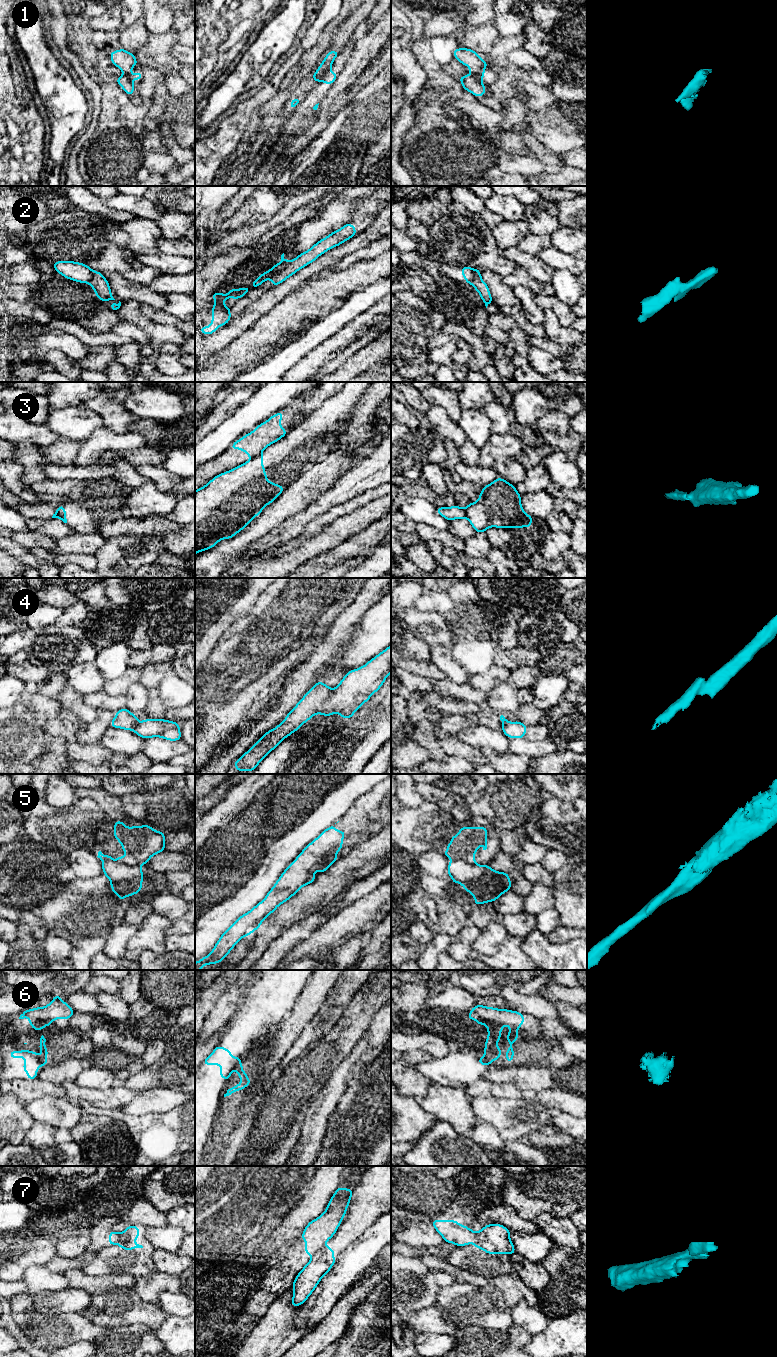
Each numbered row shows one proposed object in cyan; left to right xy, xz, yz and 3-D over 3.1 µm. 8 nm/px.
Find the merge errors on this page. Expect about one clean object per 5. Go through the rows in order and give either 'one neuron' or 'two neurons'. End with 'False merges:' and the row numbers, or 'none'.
1: two neurons
2: two neurons
3: two neurons
4: two neurons
5: two neurons
6: two neurons
7: two neurons
False merges: 1, 2, 3, 4, 5, 6, 7

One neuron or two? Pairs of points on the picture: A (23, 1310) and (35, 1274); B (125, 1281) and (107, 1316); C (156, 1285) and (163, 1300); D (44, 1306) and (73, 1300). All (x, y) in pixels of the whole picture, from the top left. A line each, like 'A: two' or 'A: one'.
A: two
B: two
C: two
D: one

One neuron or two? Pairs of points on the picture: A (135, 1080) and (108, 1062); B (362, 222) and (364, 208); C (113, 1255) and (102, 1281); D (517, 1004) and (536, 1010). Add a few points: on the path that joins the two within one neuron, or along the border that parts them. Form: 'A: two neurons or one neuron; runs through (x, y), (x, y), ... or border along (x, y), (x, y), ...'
A: two neurons; border along (146, 1067), (130, 1075), (124, 1081)
B: one neuron; runs through (362, 219), (364, 211)
C: two neurons; border along (81, 1269), (90, 1275), (113, 1275)
D: one neuron; runs through (522, 1004), (531, 1005)

